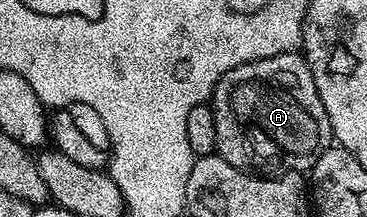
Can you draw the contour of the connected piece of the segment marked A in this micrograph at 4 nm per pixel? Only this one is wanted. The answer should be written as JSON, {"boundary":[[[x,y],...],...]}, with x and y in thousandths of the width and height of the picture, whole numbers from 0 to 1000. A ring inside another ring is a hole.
{"boundary":[[[823,244],[733,258],[722,276],[689,276],[678,295],[657,295],[657,313],[635,313],[635,332],[613,332],[602,369],[586,392],[580,438],[580,502],[591,571],[589,696],[599,728],[610,728],[635,774],[692,793],[708,811],[757,811],[774,793],[837,793],[856,765],[858,742],[899,691],[907,668],[907,622],[896,571],[896,516],[886,516],[886,479],[875,479],[875,442],[864,442],[864,387],[853,387],[853,332],[837,309],[837,272]]]}

